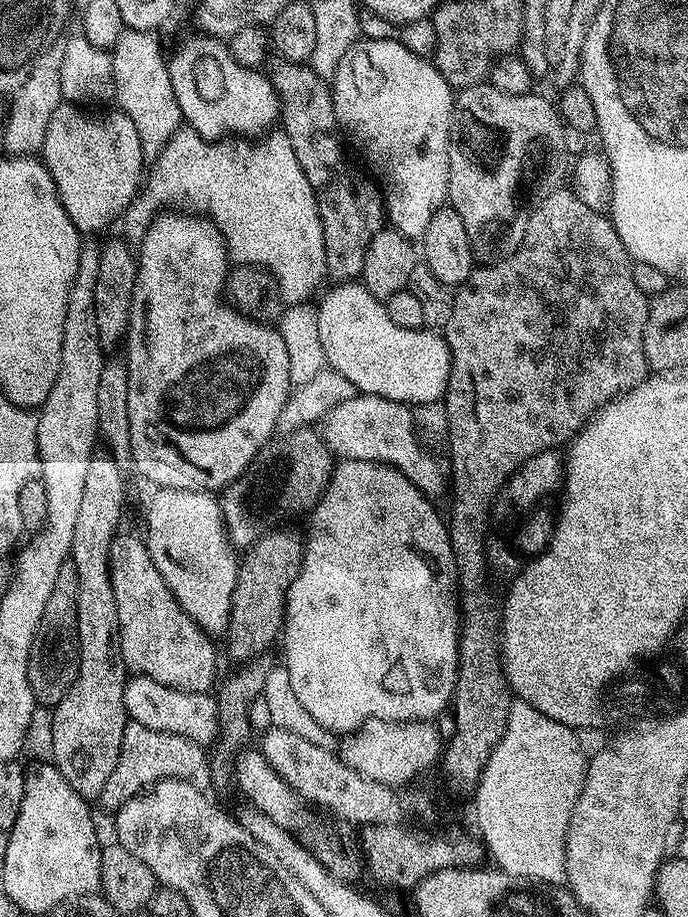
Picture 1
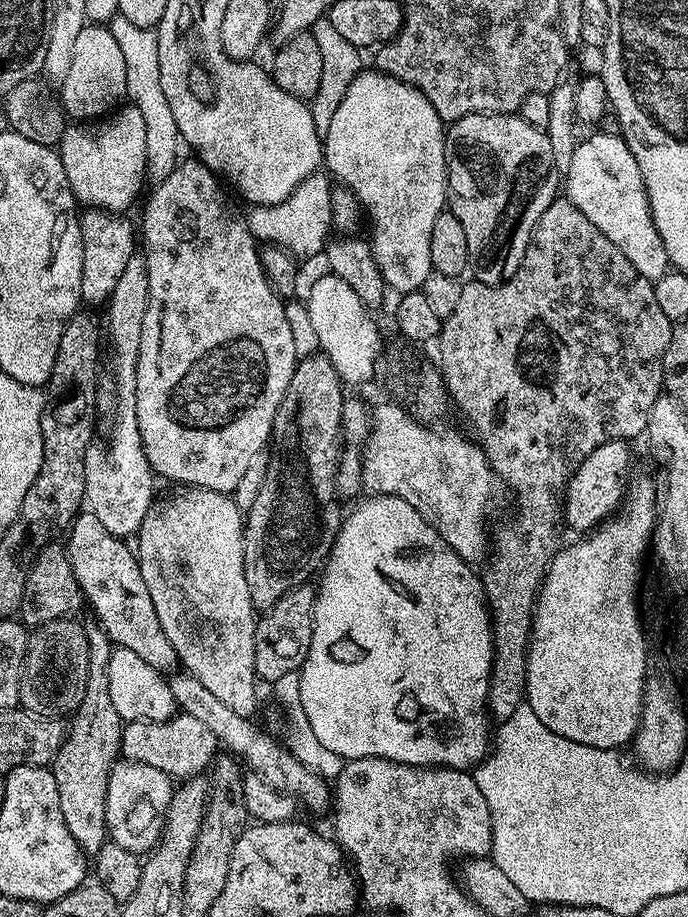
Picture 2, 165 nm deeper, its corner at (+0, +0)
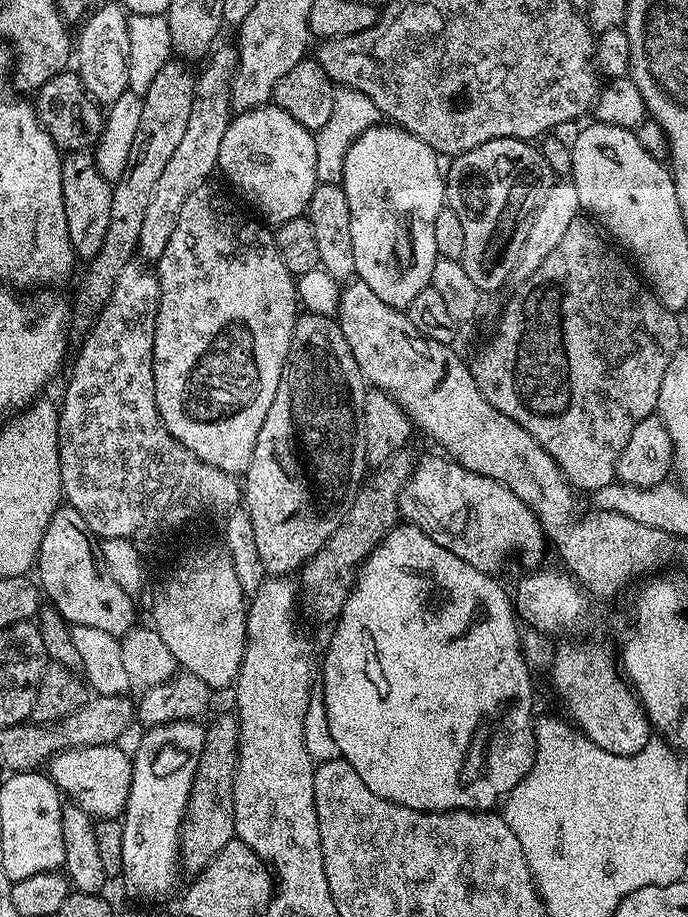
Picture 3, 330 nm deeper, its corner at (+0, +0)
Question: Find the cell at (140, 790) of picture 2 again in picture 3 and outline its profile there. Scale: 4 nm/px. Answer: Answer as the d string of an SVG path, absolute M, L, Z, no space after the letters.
M119 743L103 744L102 746L86 746L85 748L68 748L64 752L57 752L46 765L47 775L52 777L57 788L71 803L81 808L87 816L96 820L115 820L123 817L124 807L130 794L132 781L132 762L129 753L120 749Z

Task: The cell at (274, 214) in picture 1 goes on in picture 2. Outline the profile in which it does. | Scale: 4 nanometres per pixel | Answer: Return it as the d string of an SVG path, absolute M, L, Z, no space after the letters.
M317 170L299 184L288 200L283 200L281 204L261 204L253 207L252 213L250 211L247 213L246 219L257 241L265 244L281 244L287 252L291 252L297 258L316 256L319 252L321 255L330 240L328 232L333 231L332 215L330 214L330 194L333 187L330 183L328 184L327 179L329 180L329 177L323 171Z

